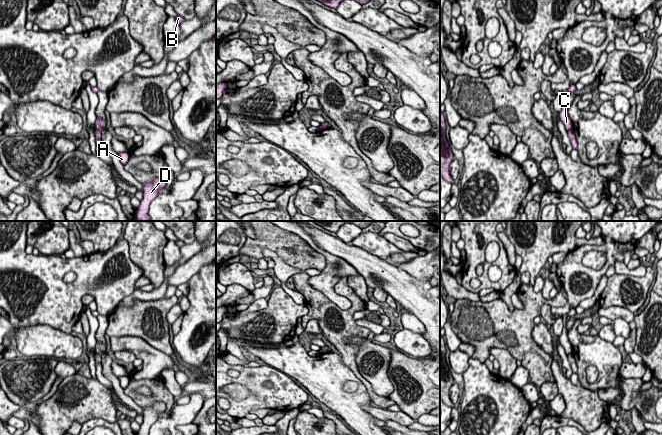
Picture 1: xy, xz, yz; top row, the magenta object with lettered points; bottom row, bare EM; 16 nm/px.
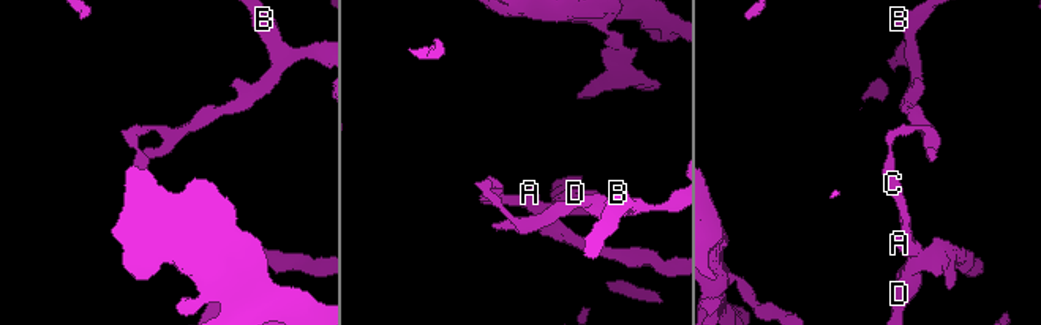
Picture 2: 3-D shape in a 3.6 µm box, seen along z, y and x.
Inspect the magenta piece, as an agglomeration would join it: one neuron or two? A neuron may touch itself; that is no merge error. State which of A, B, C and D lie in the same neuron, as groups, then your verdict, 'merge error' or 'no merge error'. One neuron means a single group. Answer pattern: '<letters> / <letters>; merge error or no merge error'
A D / B C; merge error

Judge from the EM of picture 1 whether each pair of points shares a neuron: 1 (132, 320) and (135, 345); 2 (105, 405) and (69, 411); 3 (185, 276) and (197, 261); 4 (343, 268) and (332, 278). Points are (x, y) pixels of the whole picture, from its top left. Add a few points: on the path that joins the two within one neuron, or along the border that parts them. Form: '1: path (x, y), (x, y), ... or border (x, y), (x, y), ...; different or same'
1: border (111, 336), (139, 336), (154, 348); different
2: path (96, 405), (78, 405); same
3: path (186, 272), (193, 265); same
4: path (340, 270), (335, 275); same

